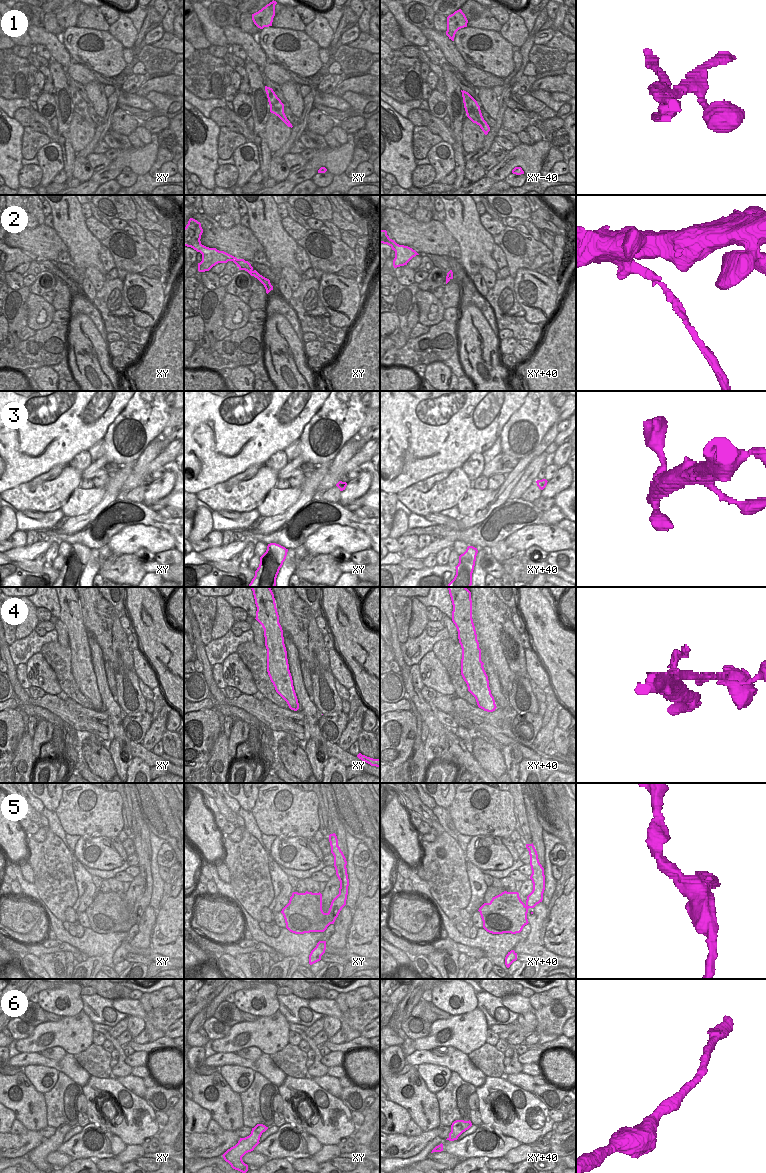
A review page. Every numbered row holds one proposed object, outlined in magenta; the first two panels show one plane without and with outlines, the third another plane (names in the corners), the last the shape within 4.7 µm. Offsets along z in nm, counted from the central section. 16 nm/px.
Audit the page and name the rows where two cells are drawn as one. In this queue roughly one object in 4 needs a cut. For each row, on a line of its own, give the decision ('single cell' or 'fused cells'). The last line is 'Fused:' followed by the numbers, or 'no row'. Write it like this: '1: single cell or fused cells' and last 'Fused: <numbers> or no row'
1: fused cells
2: fused cells
3: single cell
4: fused cells
5: fused cells
6: single cell
Fused: 1, 2, 4, 5

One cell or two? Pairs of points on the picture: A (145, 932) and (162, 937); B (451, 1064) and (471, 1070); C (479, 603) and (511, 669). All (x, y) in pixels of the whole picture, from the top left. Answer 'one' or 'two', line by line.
A: two
B: one
C: one

